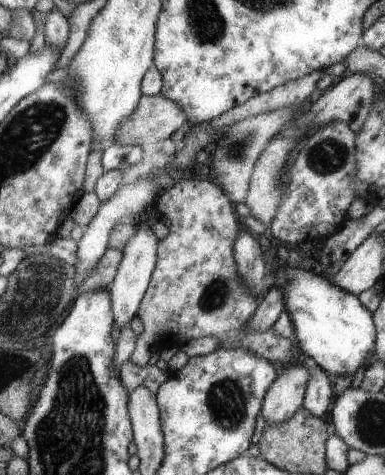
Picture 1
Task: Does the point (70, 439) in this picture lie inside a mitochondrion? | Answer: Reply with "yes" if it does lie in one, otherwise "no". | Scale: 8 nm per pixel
yes

